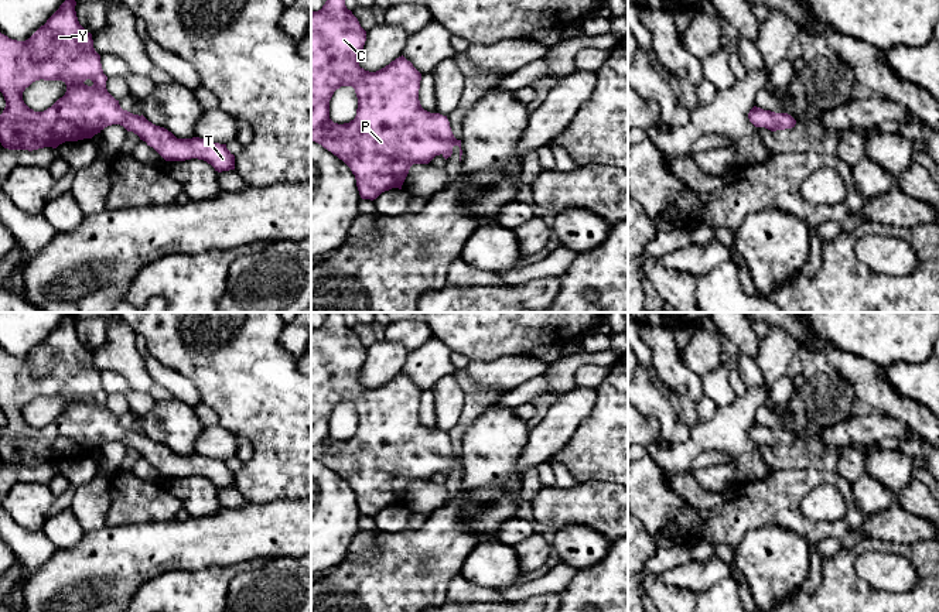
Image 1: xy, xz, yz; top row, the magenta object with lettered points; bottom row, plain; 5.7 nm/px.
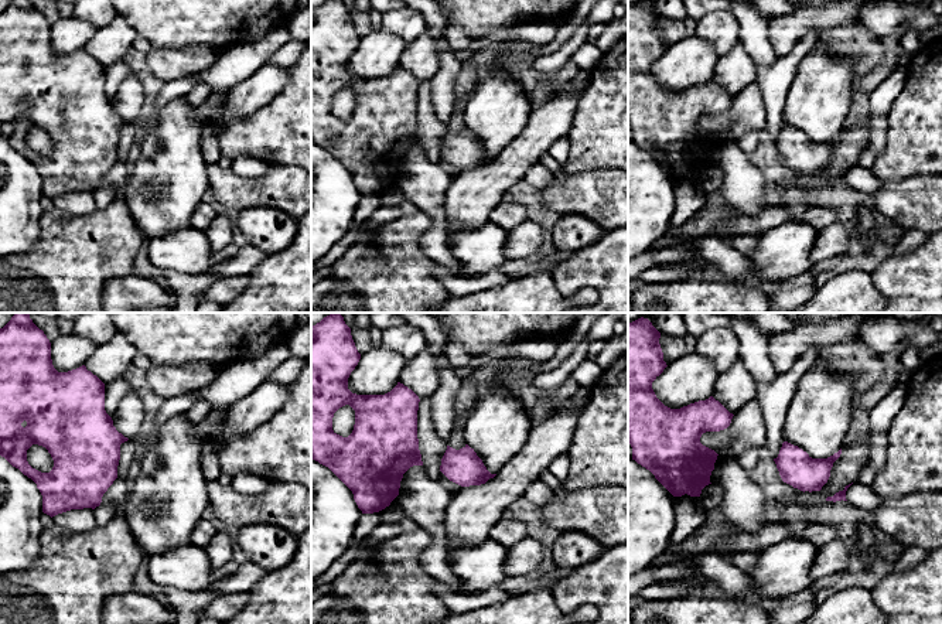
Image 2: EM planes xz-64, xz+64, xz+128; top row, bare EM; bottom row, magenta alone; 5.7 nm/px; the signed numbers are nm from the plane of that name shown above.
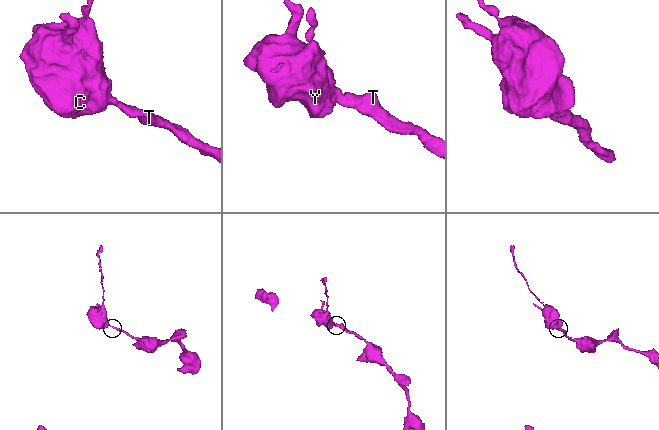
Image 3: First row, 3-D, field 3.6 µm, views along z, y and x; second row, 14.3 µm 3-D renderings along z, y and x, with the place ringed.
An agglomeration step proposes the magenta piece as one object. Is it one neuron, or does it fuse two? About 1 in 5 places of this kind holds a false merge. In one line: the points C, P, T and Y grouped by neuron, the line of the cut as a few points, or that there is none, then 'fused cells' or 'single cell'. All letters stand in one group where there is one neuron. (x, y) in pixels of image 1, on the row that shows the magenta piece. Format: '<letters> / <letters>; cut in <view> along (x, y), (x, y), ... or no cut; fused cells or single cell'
C P T Y; no cut; single cell

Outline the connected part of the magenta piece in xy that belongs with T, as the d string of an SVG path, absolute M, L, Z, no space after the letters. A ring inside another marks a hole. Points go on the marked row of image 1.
M65 0L59 8L28 40L17 41L0 33L0 92L6 107L0 114L0 143L8 150L57 148L65 141L92 139L105 127L120 124L153 147L165 161L204 160L215 171L235 170L235 155L226 144L199 137L177 139L164 127L148 122L143 114L123 110L106 89L100 55L93 48L92 34L78 21L76 1ZM35 81L62 81L66 92L51 107L34 112L23 100L23 92Z

